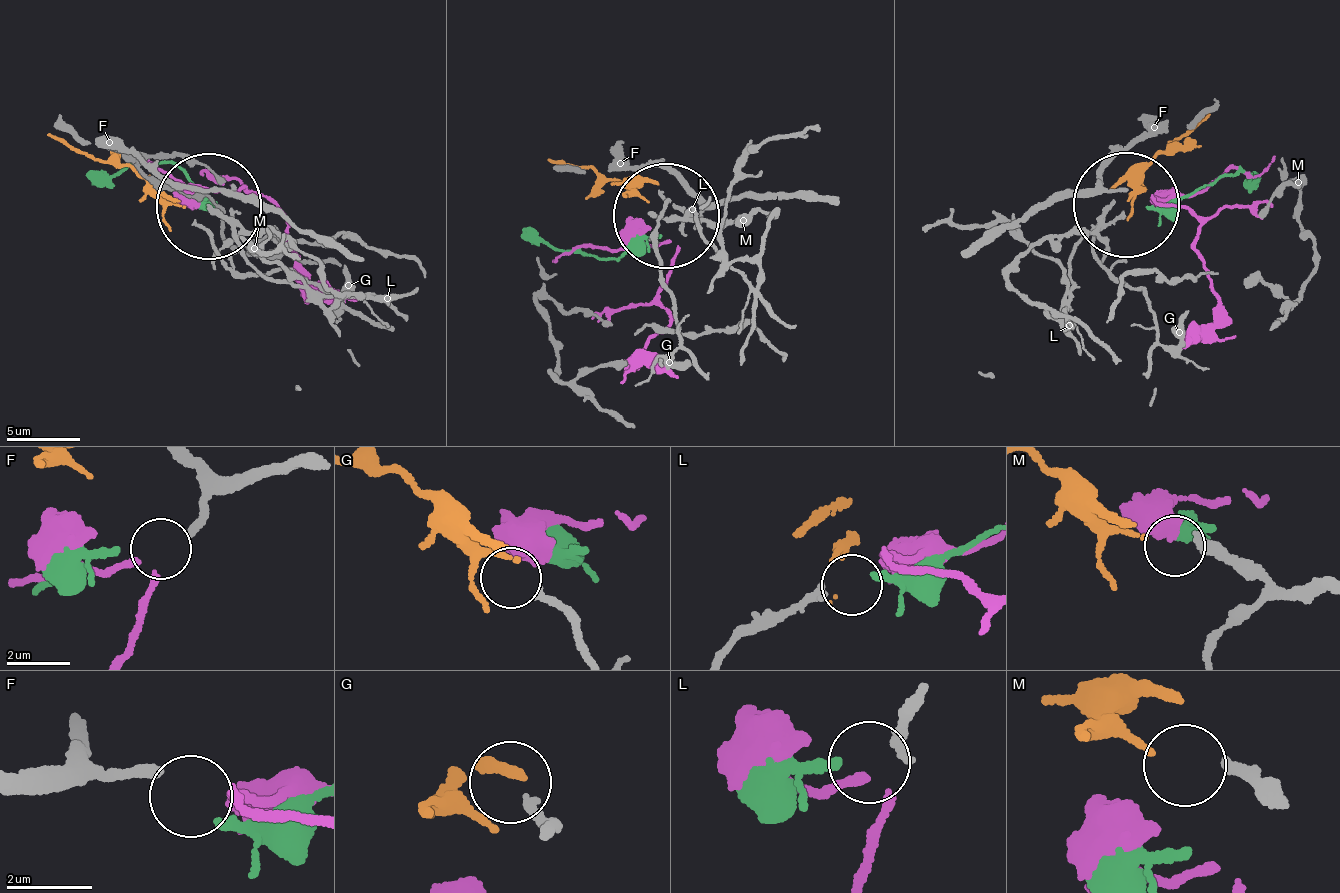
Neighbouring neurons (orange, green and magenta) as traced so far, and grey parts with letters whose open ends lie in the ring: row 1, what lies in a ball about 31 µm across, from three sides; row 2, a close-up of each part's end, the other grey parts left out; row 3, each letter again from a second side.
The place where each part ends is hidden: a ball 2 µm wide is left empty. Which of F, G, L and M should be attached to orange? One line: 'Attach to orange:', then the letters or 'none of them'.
Attach to orange: none of them

